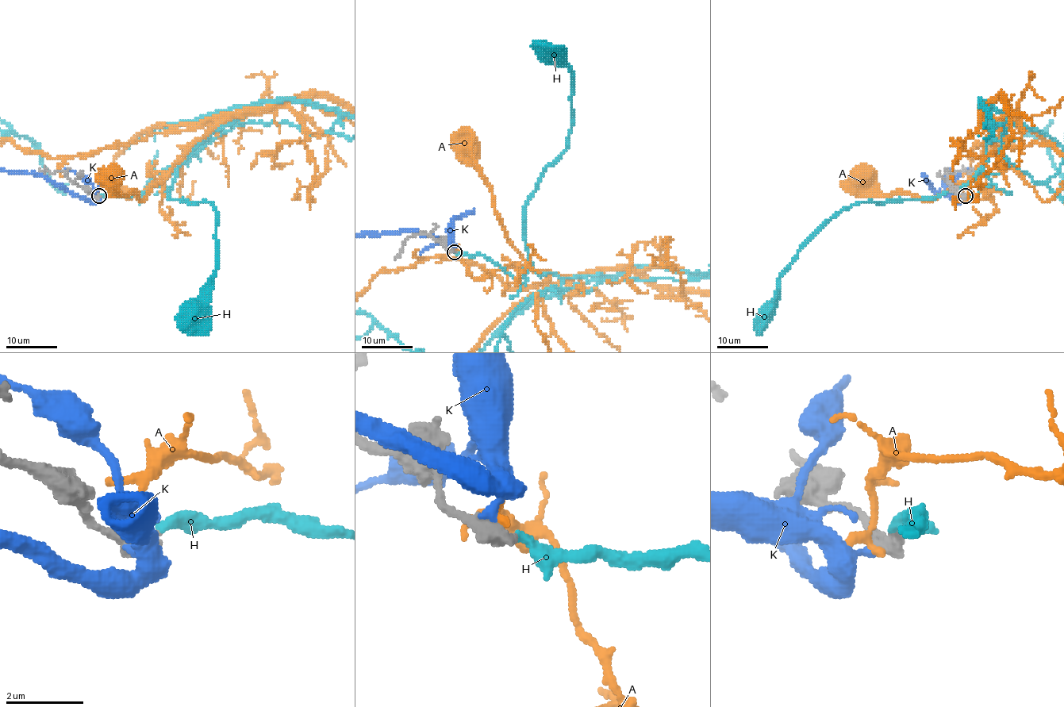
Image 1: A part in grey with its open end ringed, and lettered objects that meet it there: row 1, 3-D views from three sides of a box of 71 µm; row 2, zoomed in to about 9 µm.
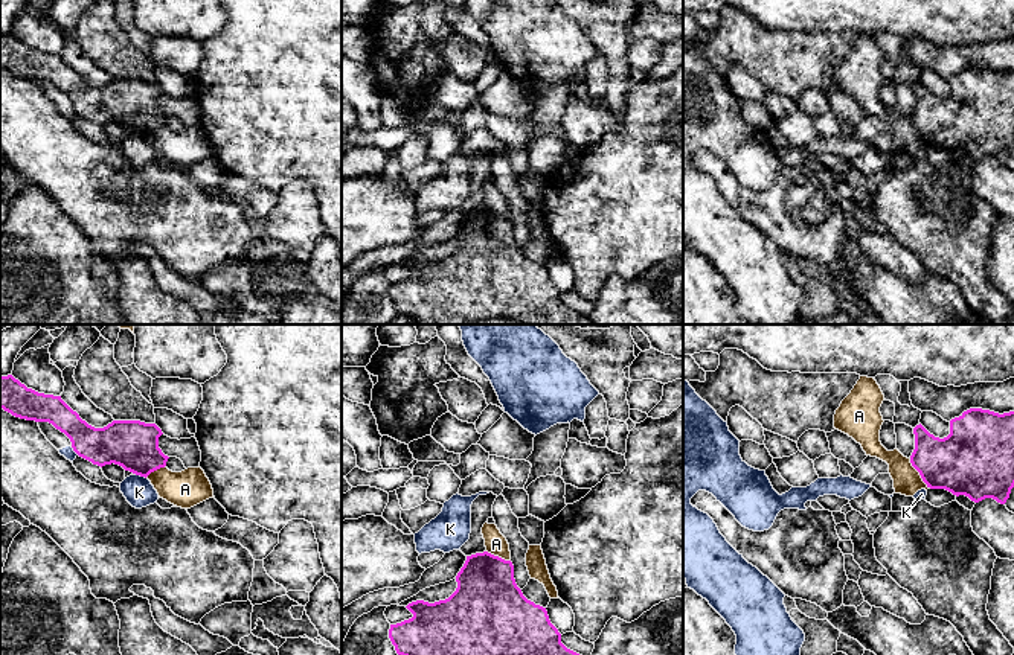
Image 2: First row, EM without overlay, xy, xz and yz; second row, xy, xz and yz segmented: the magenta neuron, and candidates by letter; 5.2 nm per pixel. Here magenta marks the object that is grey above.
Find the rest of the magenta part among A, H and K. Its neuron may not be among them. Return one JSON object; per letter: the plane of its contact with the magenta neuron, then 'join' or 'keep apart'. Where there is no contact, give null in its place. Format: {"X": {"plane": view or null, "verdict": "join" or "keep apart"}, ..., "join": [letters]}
{"A": {"plane": "yz", "verdict": "keep apart"}, "H": {"plane": null, "verdict": "join"}, "K": {"plane": "xy", "verdict": "keep apart"}, "join": ["H"]}

